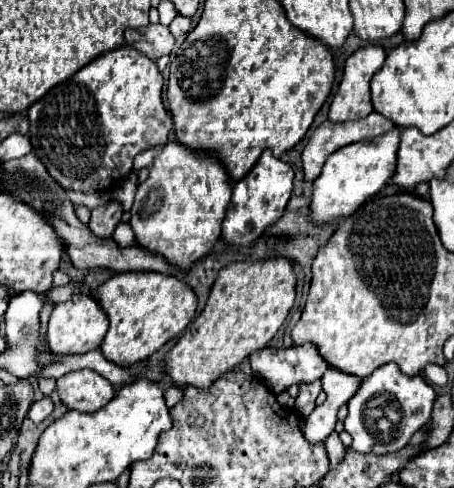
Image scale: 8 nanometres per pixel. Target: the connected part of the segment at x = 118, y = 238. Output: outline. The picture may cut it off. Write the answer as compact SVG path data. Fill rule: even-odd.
M120 223L114 231L114 241L120 245L120 247L130 247L134 243L134 233L130 229L130 223Z

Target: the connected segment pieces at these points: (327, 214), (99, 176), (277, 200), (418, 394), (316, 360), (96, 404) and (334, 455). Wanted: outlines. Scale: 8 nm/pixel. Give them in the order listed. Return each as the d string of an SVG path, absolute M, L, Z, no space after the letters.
M394 127L394 133L384 133L382 137L374 137L370 141L344 145L328 157L320 177L314 181L314 193L310 201L312 219L316 223L332 223L338 217L352 215L366 199L374 197L388 185L388 179L394 177L400 131L400 127Z
M128 45L96 57L80 71L76 71L72 79L52 87L44 97L38 99L38 103L28 107L34 155L46 165L48 173L64 189L90 193L108 191L116 181L124 179L132 171L132 159L136 153L154 145L164 145L168 141L172 117L162 103L162 83L164 79L156 63Z
M266 149L258 163L248 171L248 175L234 183L232 187L232 199L230 209L226 211L224 223L222 223L222 239L228 245L236 247L248 247L252 245L272 223L276 223L292 195L292 181L294 171L288 163L276 159L270 149Z
M386 363L370 377L364 377L356 395L348 401L348 417L344 419L344 429L352 435L352 445L356 453L362 455L386 455L406 447L410 437L428 423L436 393L430 383L420 375L406 377L400 373L398 365Z
M292 345L288 349L284 347L264 347L258 349L250 355L250 363L252 363L252 371L256 377L264 379L264 383L268 381L270 389L278 395L282 391L286 391L290 385L300 385L301 383L311 383L320 380L324 371L326 371L326 361L324 357L318 353L316 345Z
M92 369L66 373L58 379L56 391L68 409L78 409L82 413L98 411L114 397L114 387L110 381Z
M333 431L325 440L325 447L327 450L330 467L335 469L342 462L346 447L339 438L339 434Z

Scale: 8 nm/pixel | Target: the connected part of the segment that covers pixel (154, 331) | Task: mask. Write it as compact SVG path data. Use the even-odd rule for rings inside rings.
M156 271L114 273L106 283L90 291L94 291L102 309L110 317L110 329L100 349L108 361L122 367L148 359L166 341L184 331L198 307L198 297L190 285L174 275L162 275Z

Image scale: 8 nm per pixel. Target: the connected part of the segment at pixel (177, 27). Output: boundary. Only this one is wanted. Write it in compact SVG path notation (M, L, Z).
M176 15L174 21L168 25L168 29L170 29L172 37L178 39L178 37L182 37L182 35L186 35L190 31L190 19L182 17L182 15Z

